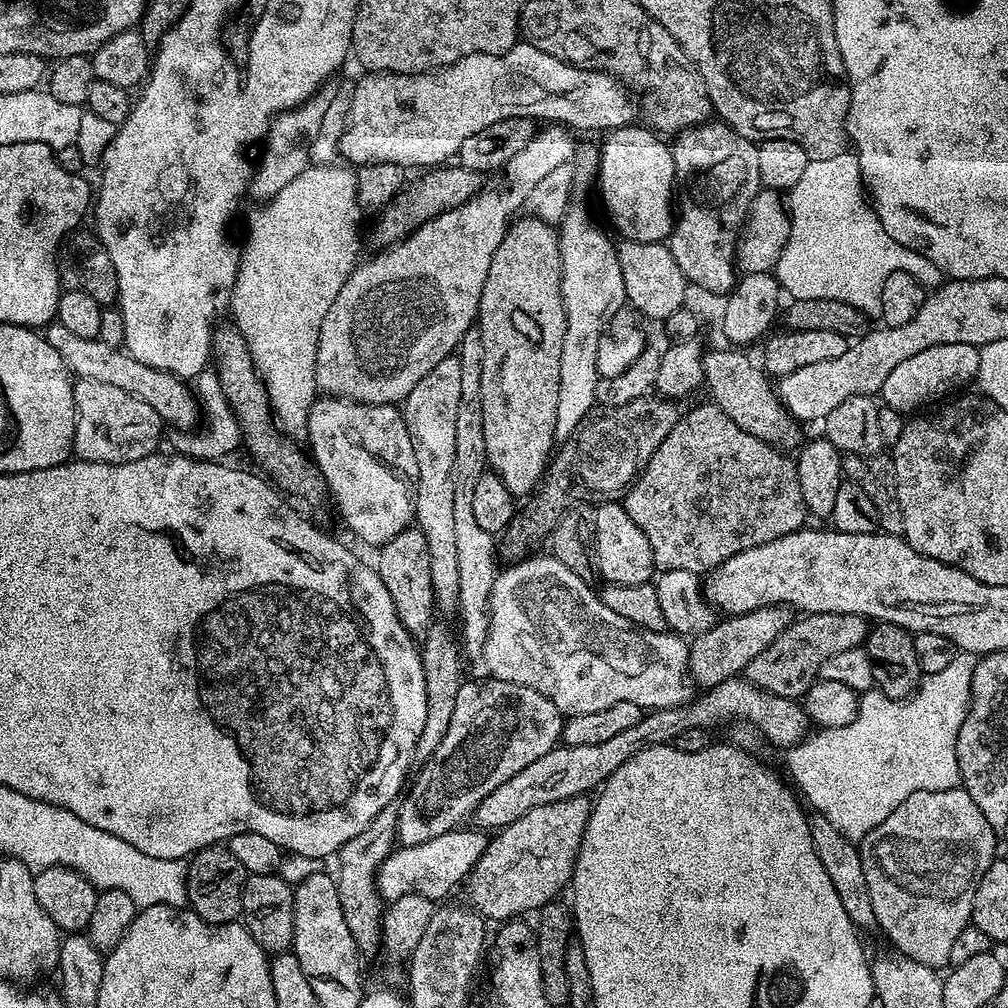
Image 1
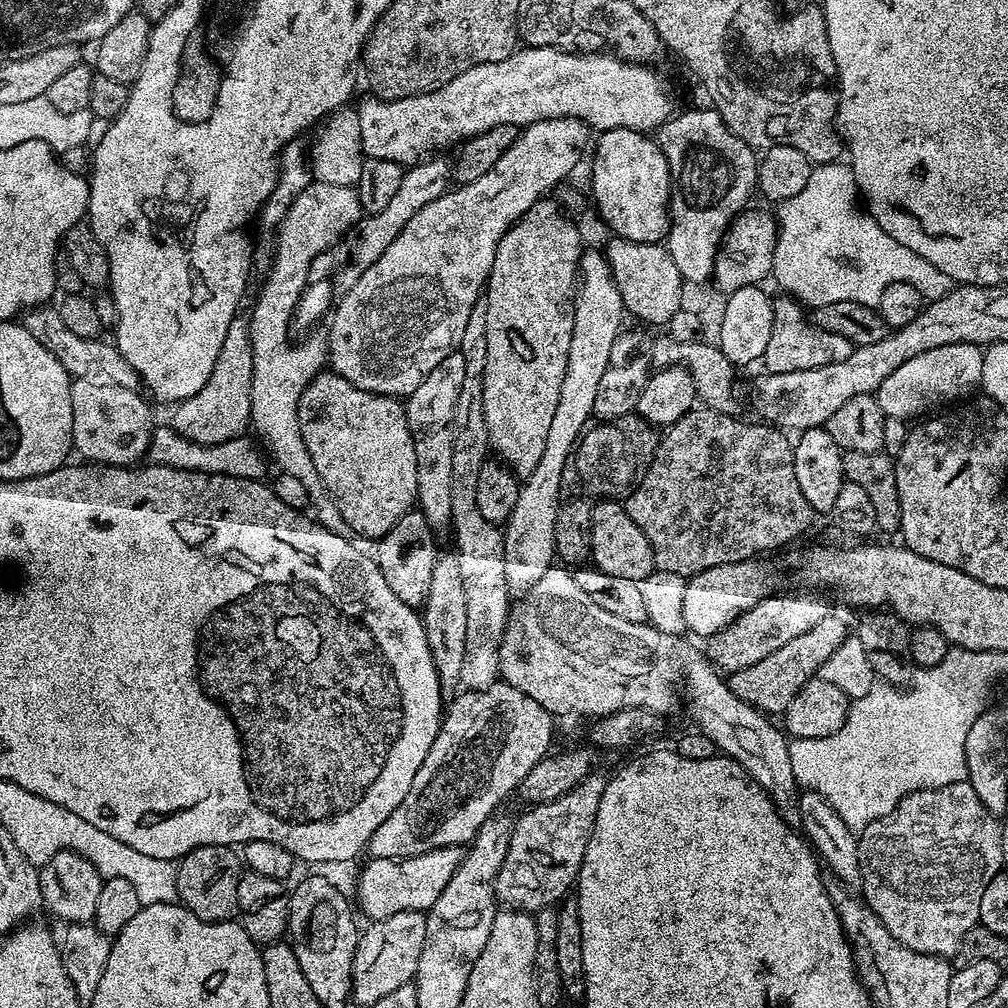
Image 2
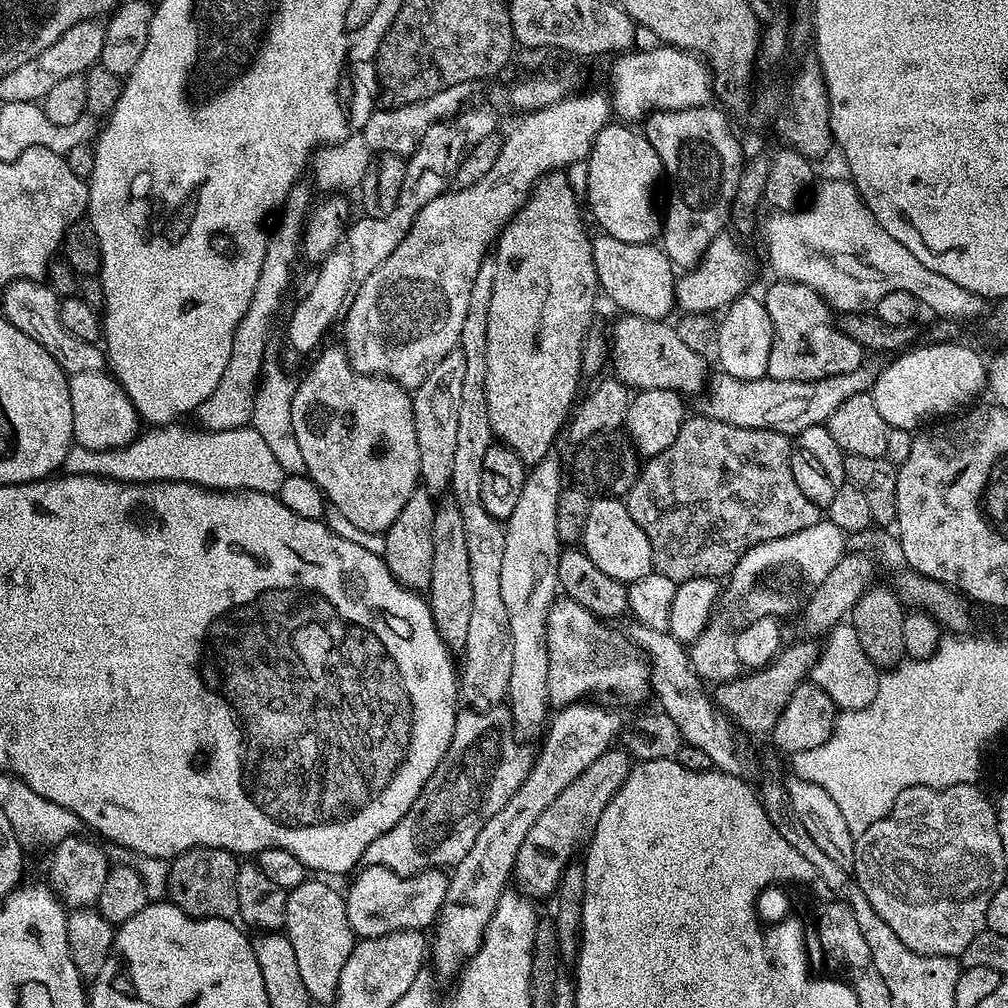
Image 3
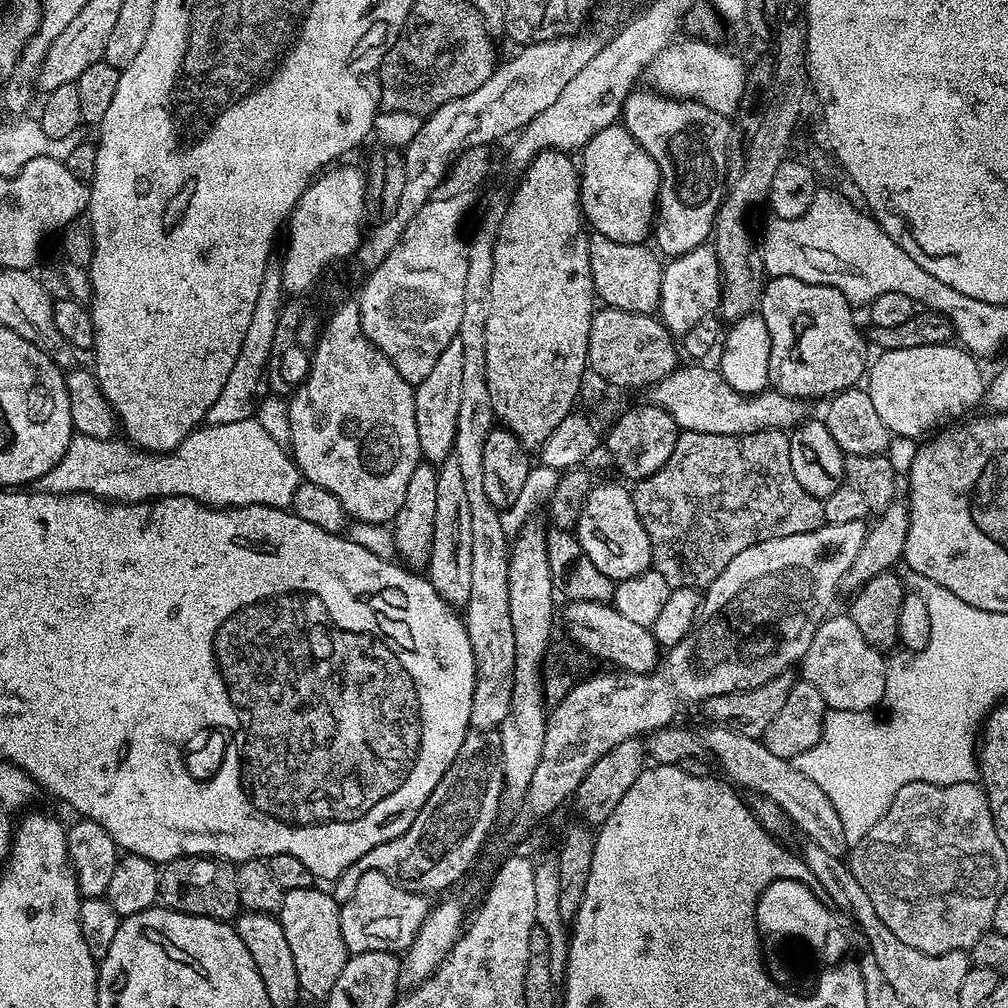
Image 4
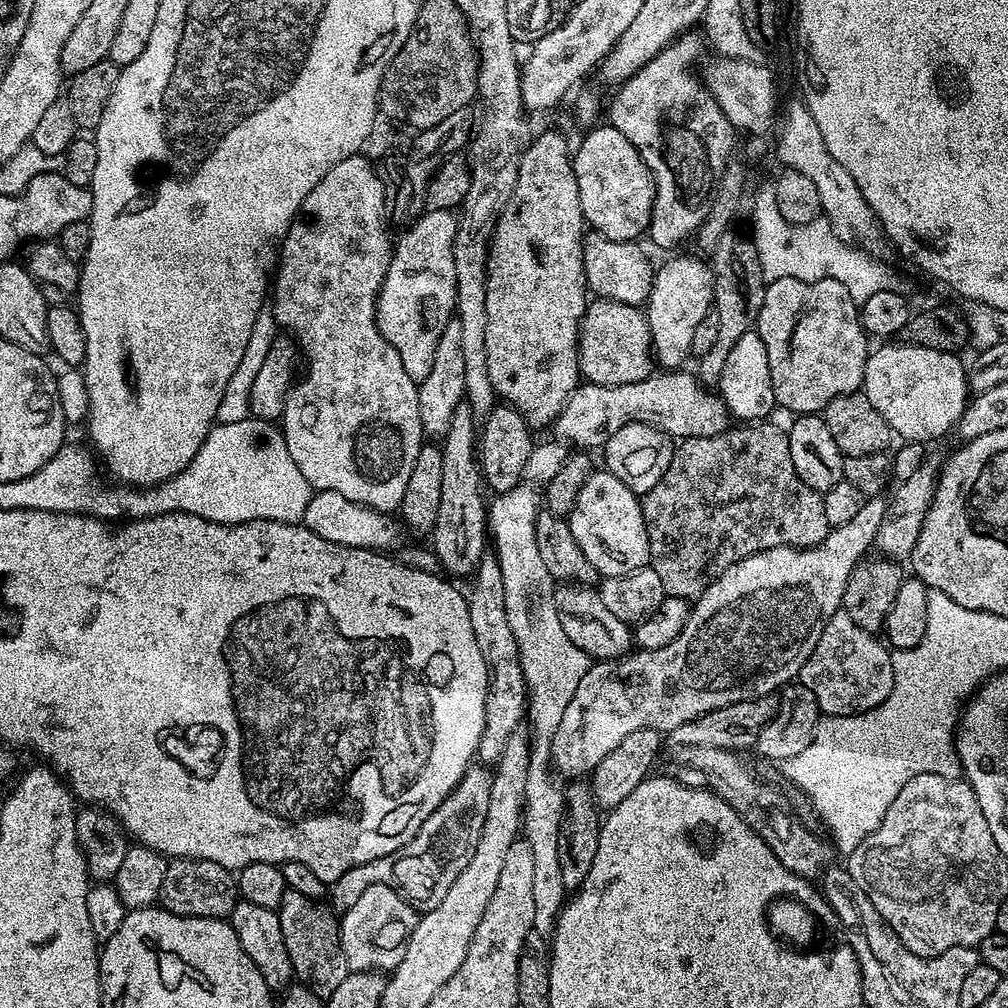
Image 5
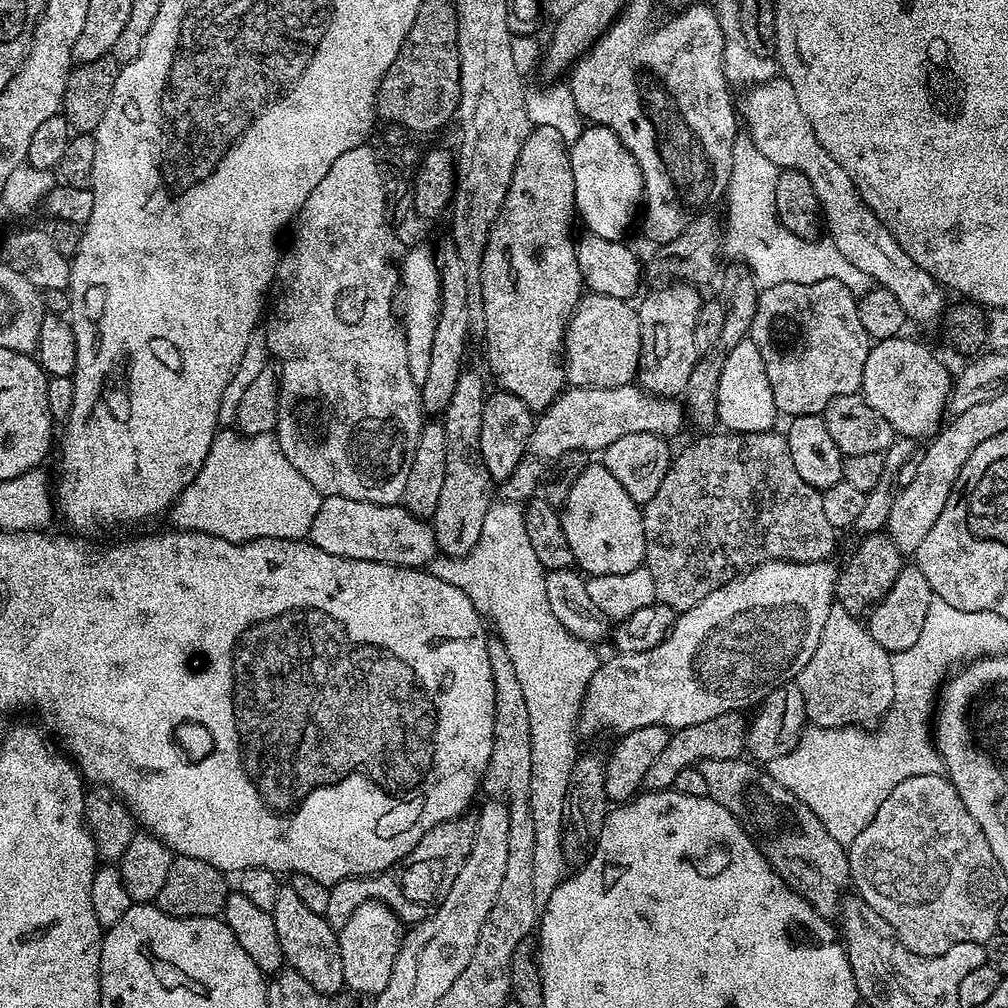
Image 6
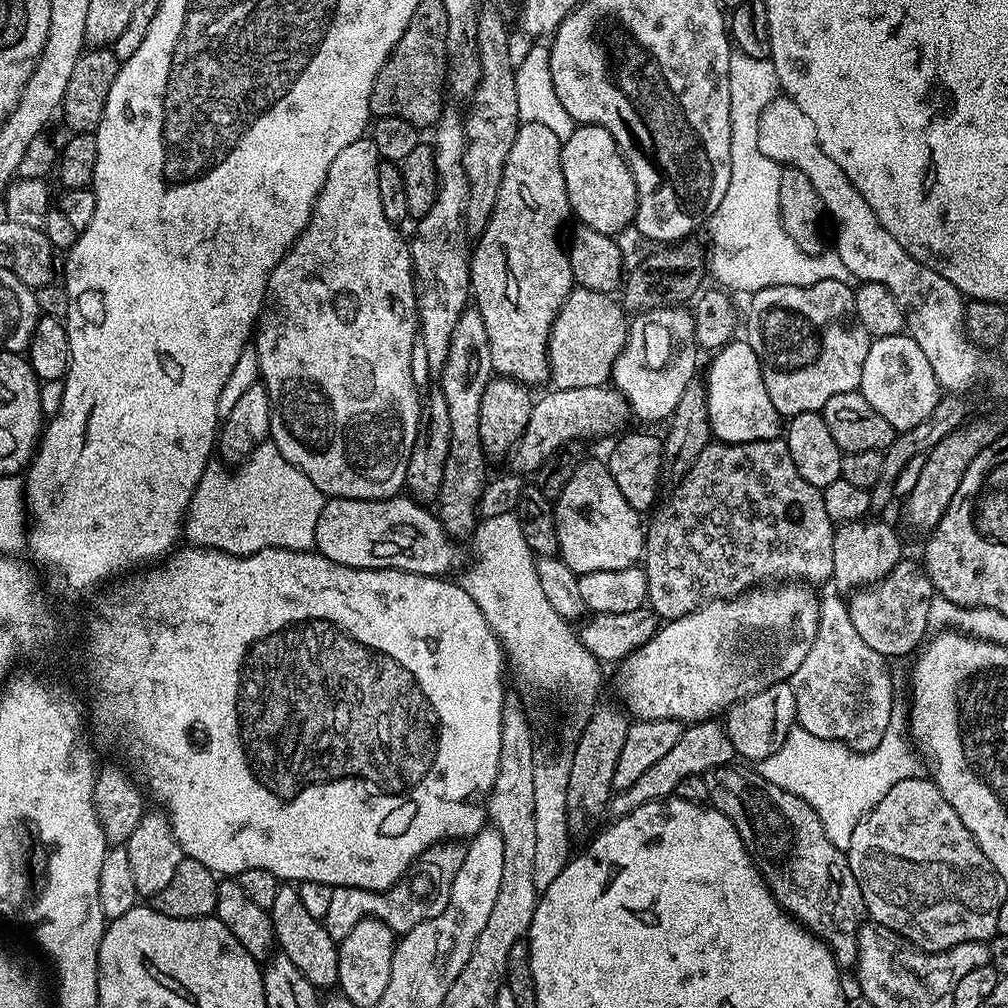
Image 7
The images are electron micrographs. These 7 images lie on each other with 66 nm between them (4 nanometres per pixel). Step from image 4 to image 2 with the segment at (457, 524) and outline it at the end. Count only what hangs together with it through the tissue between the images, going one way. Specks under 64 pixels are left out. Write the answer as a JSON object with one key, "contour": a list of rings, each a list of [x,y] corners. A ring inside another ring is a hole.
{"contour":[[[441,551],[437,555],[434,578],[430,578],[430,598],[424,603],[422,619],[430,646],[430,654],[434,658],[434,666],[438,670],[441,693],[448,698],[455,697],[461,687],[462,658],[466,658],[466,589],[462,586],[462,566],[458,564],[455,551]]]}

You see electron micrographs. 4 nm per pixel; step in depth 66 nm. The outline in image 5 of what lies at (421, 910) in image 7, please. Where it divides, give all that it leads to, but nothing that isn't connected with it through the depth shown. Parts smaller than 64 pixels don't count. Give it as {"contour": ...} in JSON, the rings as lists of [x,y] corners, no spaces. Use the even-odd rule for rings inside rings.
{"contour":[[[473,766],[466,770],[466,774],[460,780],[460,785],[453,790],[448,799],[442,801],[422,822],[418,834],[406,842],[406,846],[399,848],[394,854],[384,858],[378,858],[374,862],[366,862],[362,866],[354,866],[354,870],[346,870],[342,878],[338,878],[330,885],[330,907],[333,912],[342,914],[358,902],[358,897],[362,895],[362,890],[371,884],[388,884],[397,894],[404,897],[413,908],[417,910],[427,910],[436,908],[442,898],[446,898],[446,890],[454,886],[454,878],[466,870],[470,858],[474,858],[474,846],[478,846],[478,837],[482,834],[482,822],[486,822],[486,809],[490,807],[490,786],[492,785],[492,772],[484,766]]]}

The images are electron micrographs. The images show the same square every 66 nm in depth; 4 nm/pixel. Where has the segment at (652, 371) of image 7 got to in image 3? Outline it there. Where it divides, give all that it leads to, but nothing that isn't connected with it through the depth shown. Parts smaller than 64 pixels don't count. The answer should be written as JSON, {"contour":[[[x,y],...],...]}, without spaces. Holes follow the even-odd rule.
{"contour":[[[727,231],[720,232],[718,238],[714,238],[714,242],[710,242],[700,263],[695,268],[687,269],[677,279],[676,303],[681,313],[716,314],[749,291],[748,283],[752,280],[752,260],[744,253],[743,246],[735,240],[737,237],[728,235]]]}

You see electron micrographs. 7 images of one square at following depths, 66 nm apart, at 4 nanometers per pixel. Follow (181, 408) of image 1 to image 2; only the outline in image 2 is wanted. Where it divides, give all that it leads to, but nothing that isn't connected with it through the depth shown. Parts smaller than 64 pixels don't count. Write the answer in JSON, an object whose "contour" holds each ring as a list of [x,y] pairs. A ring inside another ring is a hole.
{"contour":[[[55,307],[30,308],[23,313],[22,323],[26,330],[30,330],[30,334],[34,334],[34,338],[38,338],[38,342],[42,342],[42,346],[46,346],[46,350],[54,354],[54,358],[58,358],[58,362],[62,362],[62,366],[73,380],[117,384],[123,388],[141,387],[139,374],[134,370],[134,366],[130,366],[130,362],[126,362],[126,358],[122,358],[115,343],[108,341],[107,344],[104,338],[78,338],[78,334],[73,334],[71,330],[66,330],[66,326],[62,326],[62,318]]]}

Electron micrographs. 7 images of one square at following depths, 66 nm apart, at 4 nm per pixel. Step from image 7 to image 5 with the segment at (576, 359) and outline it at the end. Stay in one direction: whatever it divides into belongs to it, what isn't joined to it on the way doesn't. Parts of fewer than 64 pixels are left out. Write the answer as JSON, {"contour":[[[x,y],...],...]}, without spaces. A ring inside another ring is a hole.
{"contour":[[[593,299],[580,323],[581,377],[590,384],[622,386],[642,382],[653,372],[654,351],[647,315],[635,304]]]}

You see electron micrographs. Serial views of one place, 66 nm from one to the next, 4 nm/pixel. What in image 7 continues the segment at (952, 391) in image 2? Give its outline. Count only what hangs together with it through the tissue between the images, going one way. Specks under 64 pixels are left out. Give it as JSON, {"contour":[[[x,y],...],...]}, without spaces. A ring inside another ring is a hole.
{"contour":[[[907,334],[873,339],[866,354],[866,362],[862,362],[862,378],[858,391],[864,395],[866,402],[870,402],[870,406],[874,406],[874,410],[878,410],[878,414],[882,414],[882,418],[886,418],[886,422],[890,422],[897,433],[910,430],[928,418],[942,395],[938,378],[934,378],[934,370],[926,359],[926,354],[922,354],[922,346],[918,346],[918,342],[914,342]]]}

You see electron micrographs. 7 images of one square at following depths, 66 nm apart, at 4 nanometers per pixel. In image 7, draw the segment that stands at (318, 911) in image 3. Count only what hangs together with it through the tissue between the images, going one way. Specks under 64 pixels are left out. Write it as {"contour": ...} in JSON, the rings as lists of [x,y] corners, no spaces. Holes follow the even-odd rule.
{"contour":[[[281,883],[278,894],[274,897],[274,906],[270,909],[274,934],[279,951],[302,974],[306,974],[308,981],[318,990],[324,988],[335,989],[338,984],[338,944],[330,938],[323,923],[311,916],[302,906],[302,898],[298,898],[296,888],[291,883]]]}

